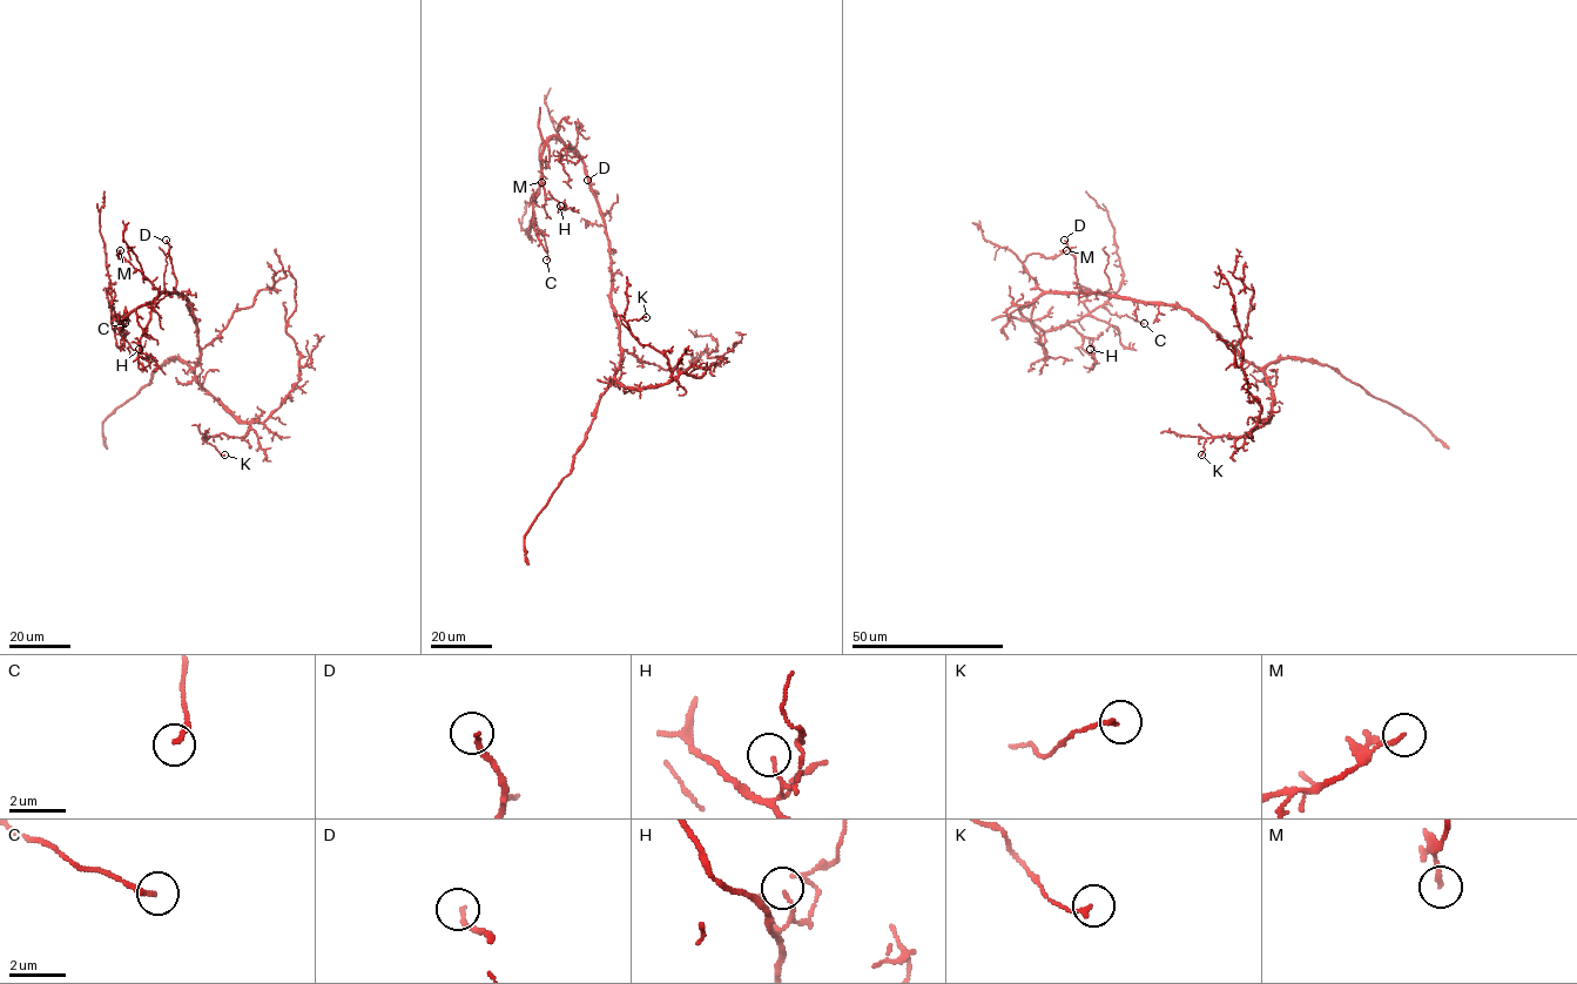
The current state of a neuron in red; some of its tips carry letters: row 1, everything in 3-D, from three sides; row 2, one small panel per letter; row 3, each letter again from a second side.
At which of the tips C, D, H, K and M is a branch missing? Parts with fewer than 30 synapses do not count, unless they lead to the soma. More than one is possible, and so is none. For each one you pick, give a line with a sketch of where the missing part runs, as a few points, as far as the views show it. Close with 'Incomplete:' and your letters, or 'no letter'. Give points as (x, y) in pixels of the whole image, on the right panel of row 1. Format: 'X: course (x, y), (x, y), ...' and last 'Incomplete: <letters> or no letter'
Incomplete: no letter

